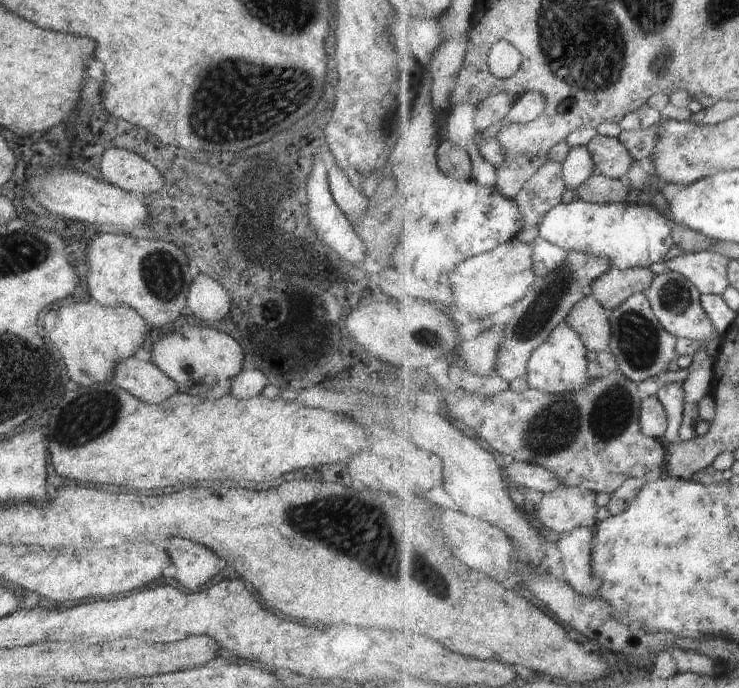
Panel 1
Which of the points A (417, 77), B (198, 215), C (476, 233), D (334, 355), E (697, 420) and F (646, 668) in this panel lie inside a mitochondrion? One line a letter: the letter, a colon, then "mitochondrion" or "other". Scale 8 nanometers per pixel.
A: other
B: other
C: other
D: other
E: other
F: other

